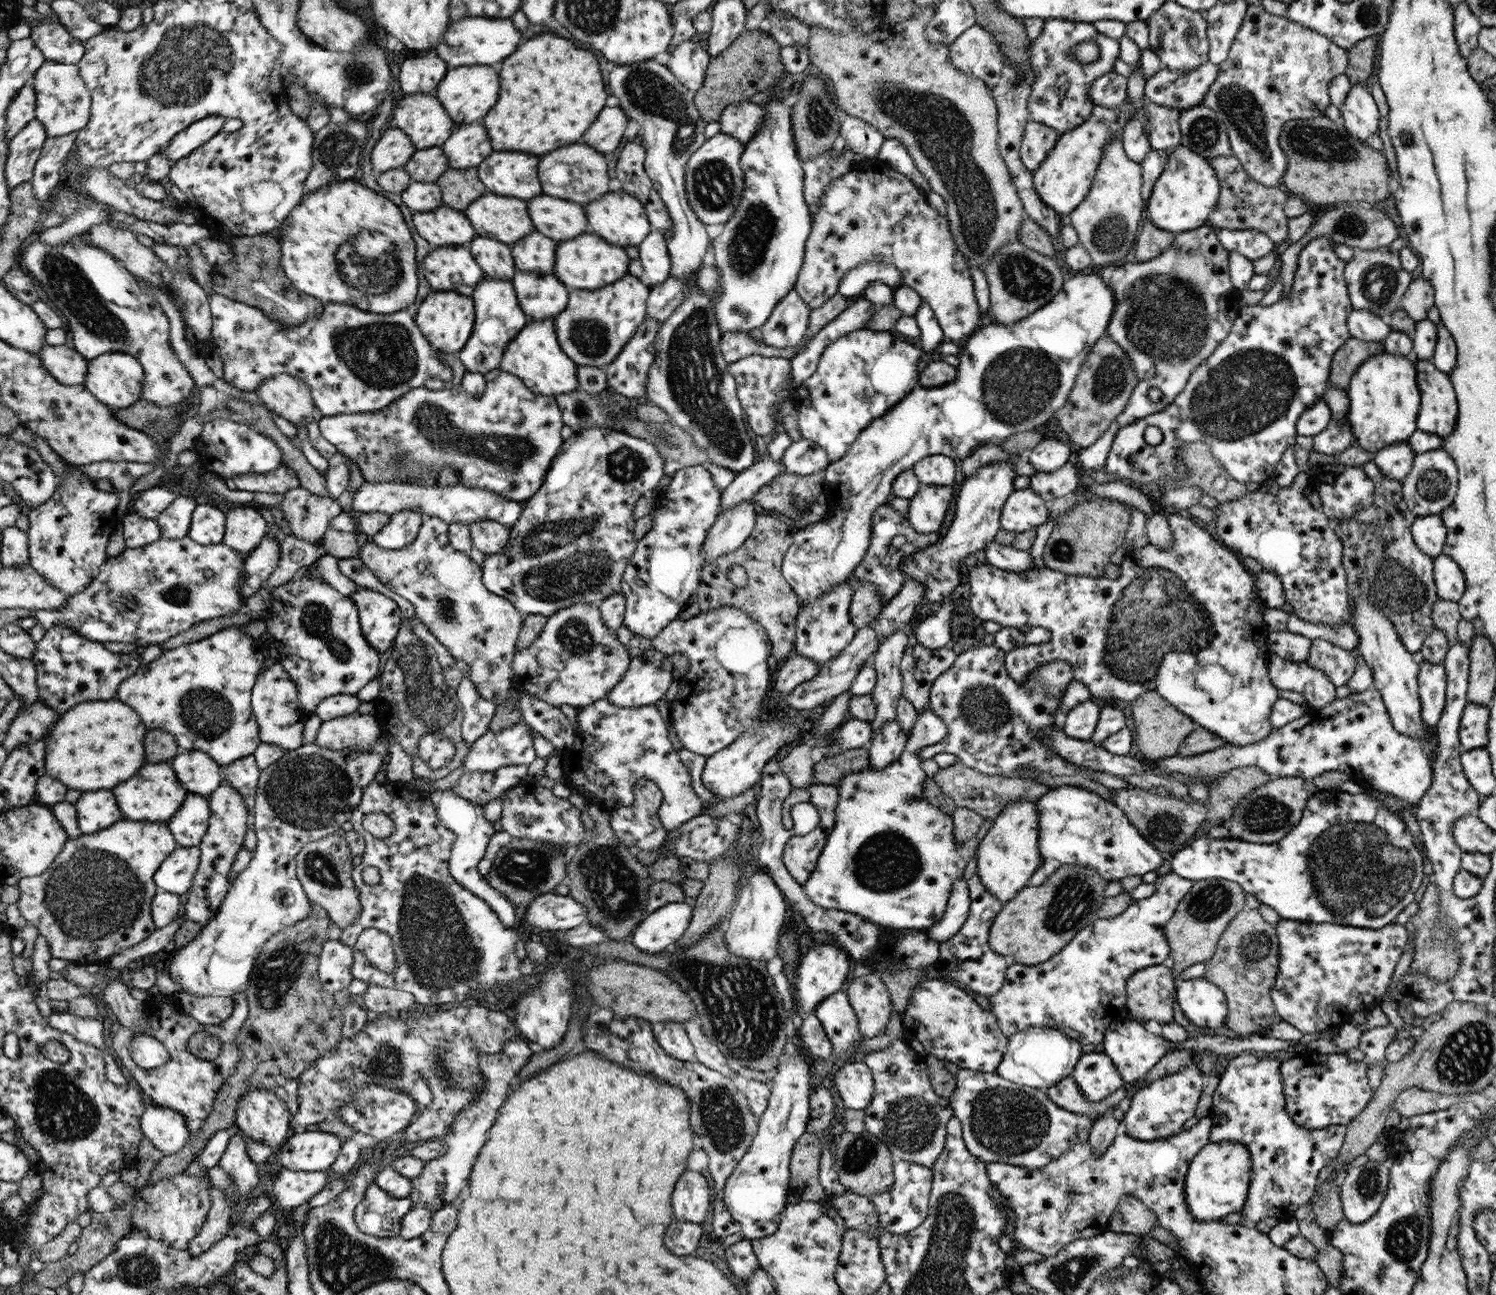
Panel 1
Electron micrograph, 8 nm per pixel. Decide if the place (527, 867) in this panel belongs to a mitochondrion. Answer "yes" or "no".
yes

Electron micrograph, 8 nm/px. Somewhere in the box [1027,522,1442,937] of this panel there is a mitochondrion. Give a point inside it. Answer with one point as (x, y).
(1156, 611)

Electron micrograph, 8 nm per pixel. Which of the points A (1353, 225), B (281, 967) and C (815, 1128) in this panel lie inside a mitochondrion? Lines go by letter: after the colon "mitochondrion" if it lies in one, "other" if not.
A: mitochondrion
B: mitochondrion
C: other

